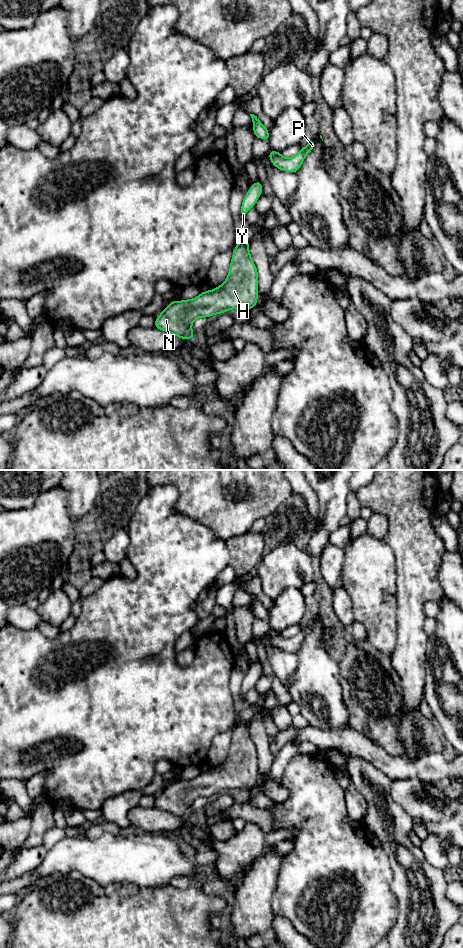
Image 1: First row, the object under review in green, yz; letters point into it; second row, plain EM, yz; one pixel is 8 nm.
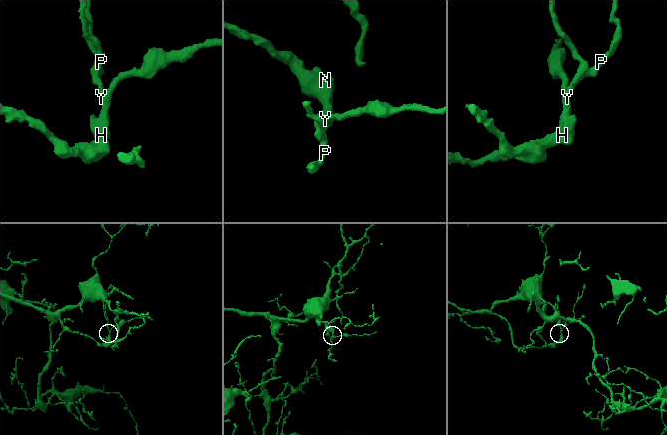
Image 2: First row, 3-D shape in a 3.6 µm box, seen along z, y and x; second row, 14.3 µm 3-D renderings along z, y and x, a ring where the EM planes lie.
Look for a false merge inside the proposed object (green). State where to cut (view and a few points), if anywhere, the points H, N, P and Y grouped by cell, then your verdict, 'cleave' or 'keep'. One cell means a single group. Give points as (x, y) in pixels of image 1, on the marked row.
cut none; groups H N P Y; keep

